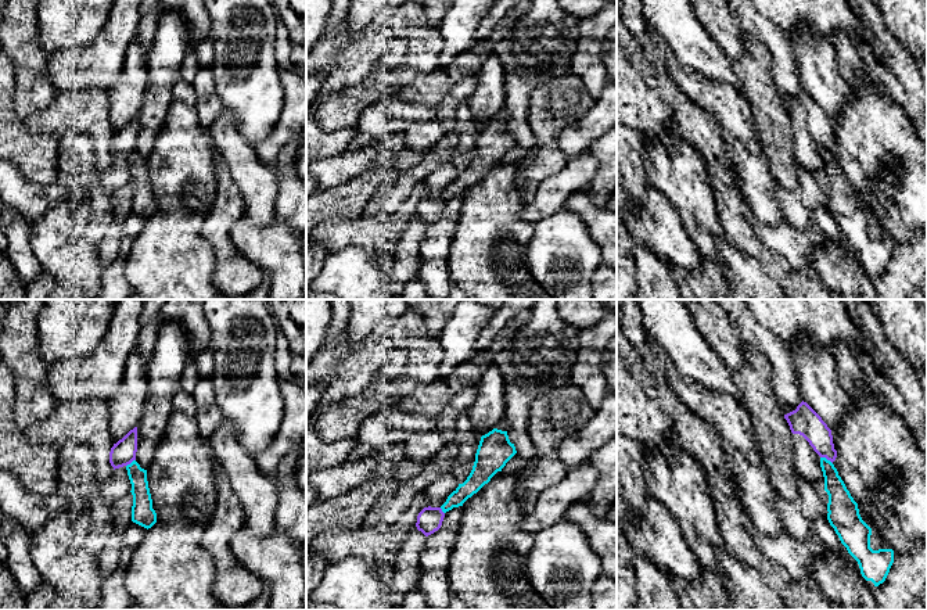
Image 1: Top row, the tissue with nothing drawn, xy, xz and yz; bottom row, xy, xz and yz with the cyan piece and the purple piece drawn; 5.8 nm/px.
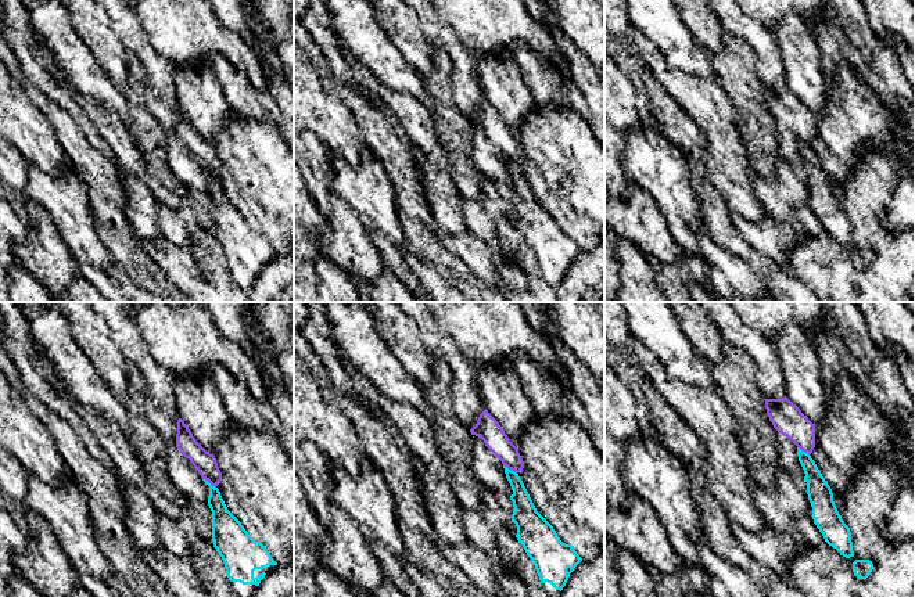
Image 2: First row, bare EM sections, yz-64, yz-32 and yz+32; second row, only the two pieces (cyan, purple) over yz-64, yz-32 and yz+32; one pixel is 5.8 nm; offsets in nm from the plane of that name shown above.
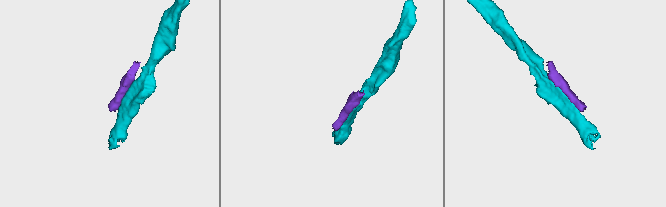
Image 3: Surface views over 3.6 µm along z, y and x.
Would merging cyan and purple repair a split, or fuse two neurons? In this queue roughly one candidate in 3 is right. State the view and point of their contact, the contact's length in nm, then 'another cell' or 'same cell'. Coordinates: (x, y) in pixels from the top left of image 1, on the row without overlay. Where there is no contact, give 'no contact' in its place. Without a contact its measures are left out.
contact yz (825, 147); length 80 nm; another cell

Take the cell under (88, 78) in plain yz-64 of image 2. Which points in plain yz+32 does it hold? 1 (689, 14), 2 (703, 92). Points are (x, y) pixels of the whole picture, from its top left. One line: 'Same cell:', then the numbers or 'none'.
Same cell: none

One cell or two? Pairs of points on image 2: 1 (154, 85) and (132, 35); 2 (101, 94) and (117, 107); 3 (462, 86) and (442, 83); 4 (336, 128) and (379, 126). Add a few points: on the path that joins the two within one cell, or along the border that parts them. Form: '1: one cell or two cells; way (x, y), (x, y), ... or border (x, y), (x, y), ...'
1: one cell; way (154, 72), (154, 64), (142, 47)
2: one cell; way (106, 96), (112, 103)
3: two cells; border (445, 53), (449, 61), (454, 100), (465, 115)
4: two cells; border (340, 99), (352, 115), (370, 151)

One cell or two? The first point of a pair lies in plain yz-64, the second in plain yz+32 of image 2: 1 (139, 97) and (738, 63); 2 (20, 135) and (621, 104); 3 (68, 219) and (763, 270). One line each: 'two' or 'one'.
1: one
2: one
3: two

